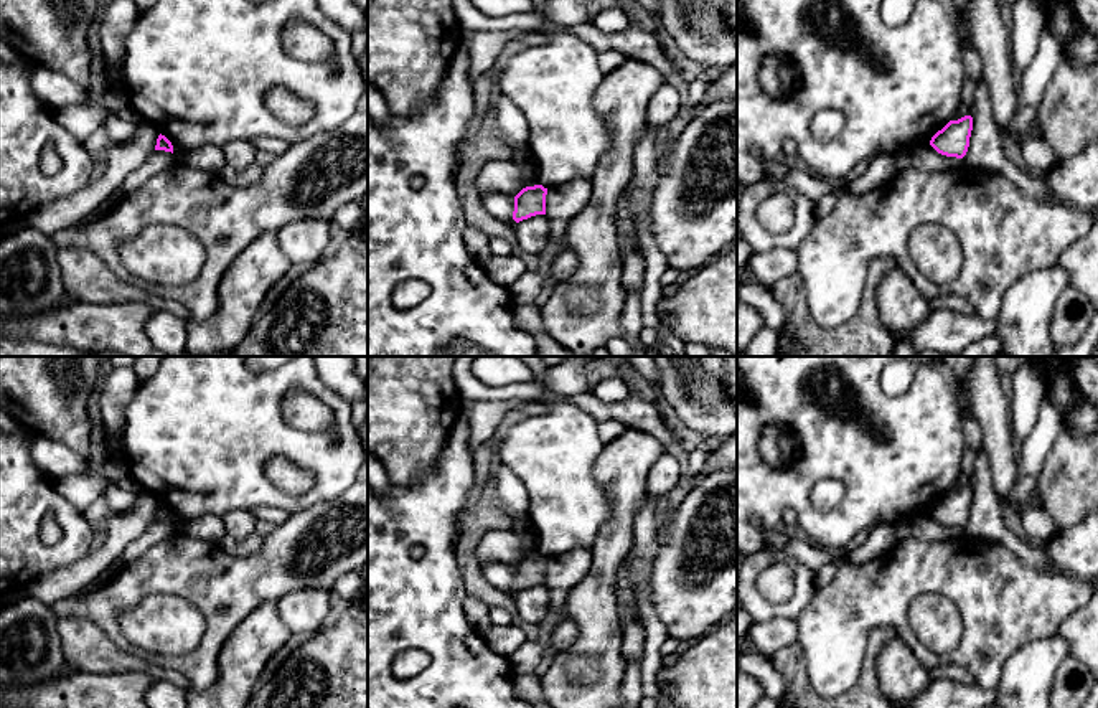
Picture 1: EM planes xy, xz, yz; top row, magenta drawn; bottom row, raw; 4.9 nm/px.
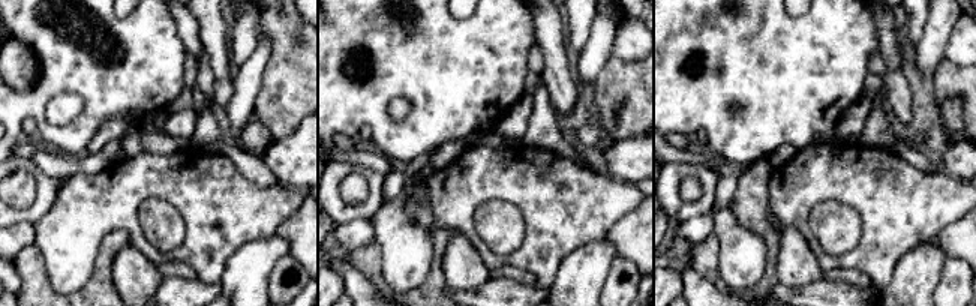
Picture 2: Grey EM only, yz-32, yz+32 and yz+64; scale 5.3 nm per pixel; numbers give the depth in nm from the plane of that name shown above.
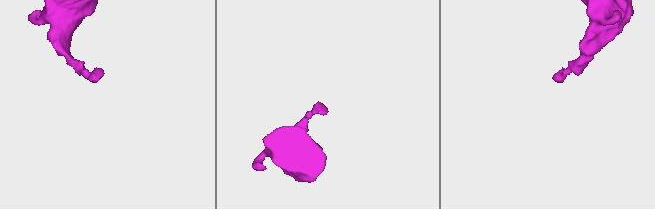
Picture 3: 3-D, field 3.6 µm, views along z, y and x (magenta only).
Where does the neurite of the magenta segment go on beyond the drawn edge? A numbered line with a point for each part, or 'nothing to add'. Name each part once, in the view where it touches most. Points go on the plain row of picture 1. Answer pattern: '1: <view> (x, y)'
nothing to add

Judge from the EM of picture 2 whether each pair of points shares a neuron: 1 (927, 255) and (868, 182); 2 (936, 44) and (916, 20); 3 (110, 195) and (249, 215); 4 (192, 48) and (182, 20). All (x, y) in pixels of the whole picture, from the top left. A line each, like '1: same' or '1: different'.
1: different
2: different
3: same
4: same

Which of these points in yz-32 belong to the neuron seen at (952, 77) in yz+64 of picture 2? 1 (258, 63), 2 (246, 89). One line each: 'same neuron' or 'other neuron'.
1: other neuron
2: other neuron

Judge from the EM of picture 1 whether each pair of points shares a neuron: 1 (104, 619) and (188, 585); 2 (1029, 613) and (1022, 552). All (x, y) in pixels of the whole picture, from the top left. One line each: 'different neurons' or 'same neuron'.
1: same neuron
2: different neurons

